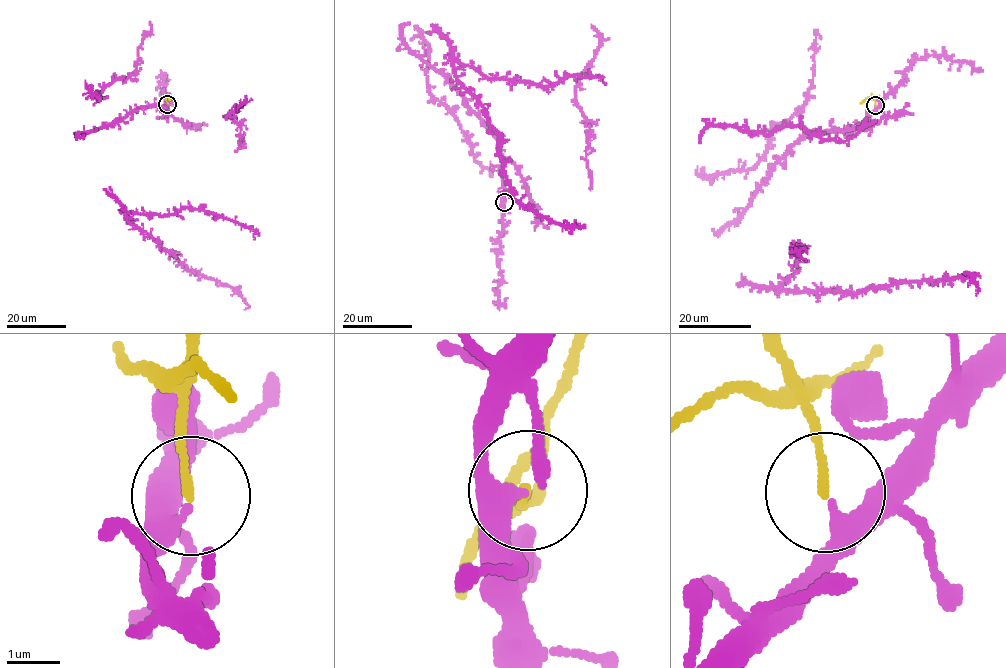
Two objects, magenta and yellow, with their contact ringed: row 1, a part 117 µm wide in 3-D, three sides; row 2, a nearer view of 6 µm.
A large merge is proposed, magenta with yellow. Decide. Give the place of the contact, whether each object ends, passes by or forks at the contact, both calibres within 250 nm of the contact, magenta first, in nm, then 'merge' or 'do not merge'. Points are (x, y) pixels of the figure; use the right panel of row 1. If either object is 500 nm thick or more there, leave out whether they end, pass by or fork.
(875, 105) | magenta passes by | yellow ends | 280/140 nm | do not merge

